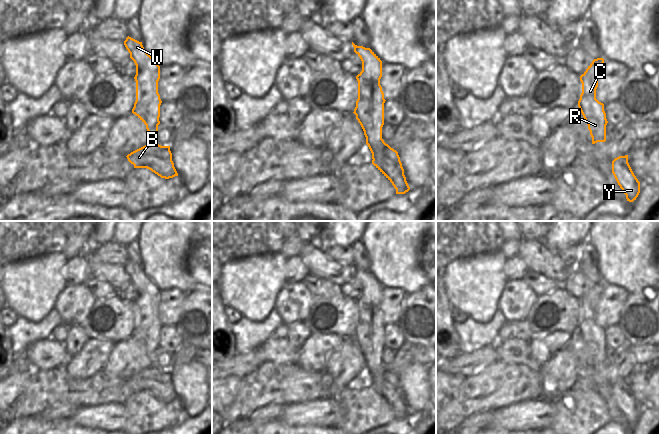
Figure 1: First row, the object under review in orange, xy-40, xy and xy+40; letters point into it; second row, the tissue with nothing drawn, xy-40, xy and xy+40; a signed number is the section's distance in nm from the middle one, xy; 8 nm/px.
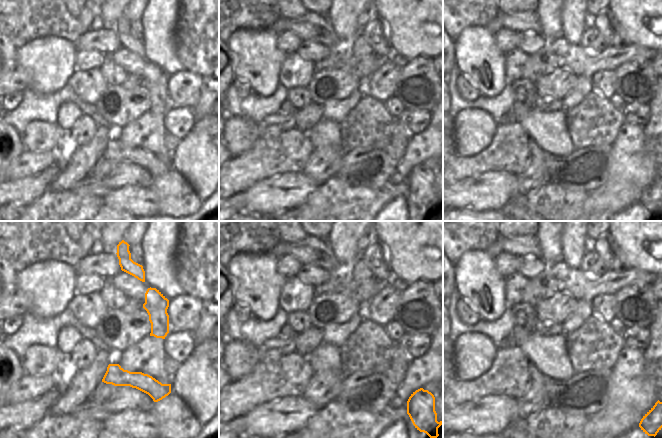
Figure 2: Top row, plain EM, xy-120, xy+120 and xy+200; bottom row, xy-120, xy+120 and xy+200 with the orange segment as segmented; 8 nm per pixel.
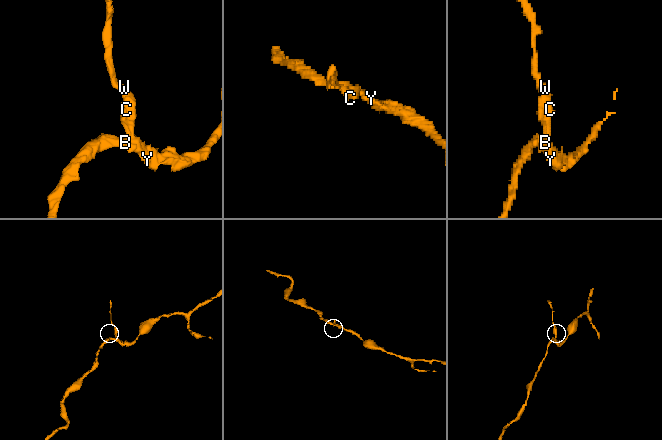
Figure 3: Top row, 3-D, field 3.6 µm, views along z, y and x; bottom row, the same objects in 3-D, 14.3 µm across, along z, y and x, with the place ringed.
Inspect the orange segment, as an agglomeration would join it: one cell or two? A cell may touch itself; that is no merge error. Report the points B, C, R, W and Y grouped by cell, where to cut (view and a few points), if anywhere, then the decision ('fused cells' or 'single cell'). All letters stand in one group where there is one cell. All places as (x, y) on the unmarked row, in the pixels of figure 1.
groups B Y / C R W; cut xy (387, 368), (380, 375), (376, 375), (372, 382); fused cells

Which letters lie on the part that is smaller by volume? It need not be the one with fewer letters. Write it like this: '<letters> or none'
C, R, W

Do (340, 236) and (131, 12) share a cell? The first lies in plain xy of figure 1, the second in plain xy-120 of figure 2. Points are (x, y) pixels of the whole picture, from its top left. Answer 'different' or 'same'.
same

